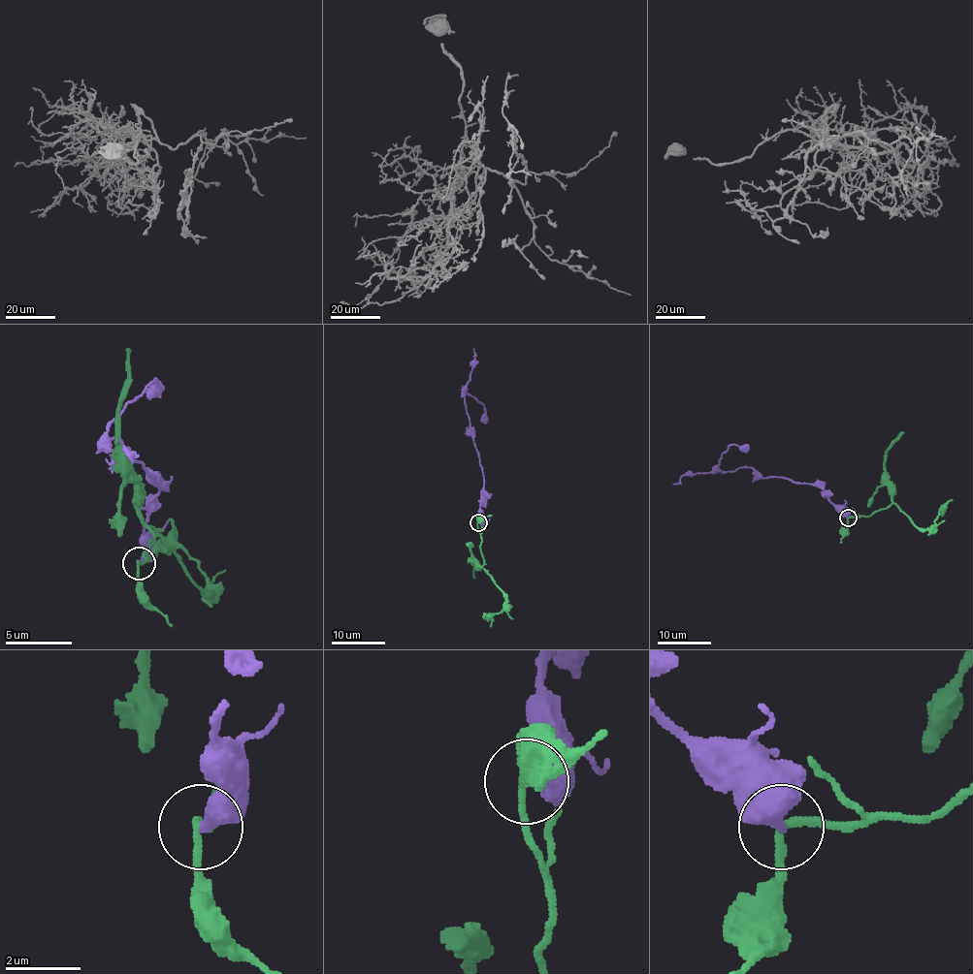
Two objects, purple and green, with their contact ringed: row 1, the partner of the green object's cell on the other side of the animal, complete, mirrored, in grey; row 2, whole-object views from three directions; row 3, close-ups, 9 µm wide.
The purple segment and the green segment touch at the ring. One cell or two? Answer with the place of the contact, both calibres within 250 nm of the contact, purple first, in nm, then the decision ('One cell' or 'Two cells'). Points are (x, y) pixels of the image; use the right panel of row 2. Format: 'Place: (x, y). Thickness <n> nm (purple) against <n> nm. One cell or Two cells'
Place: (848, 518). Thickness 440 nm (purple) against 200 nm. Two cells

